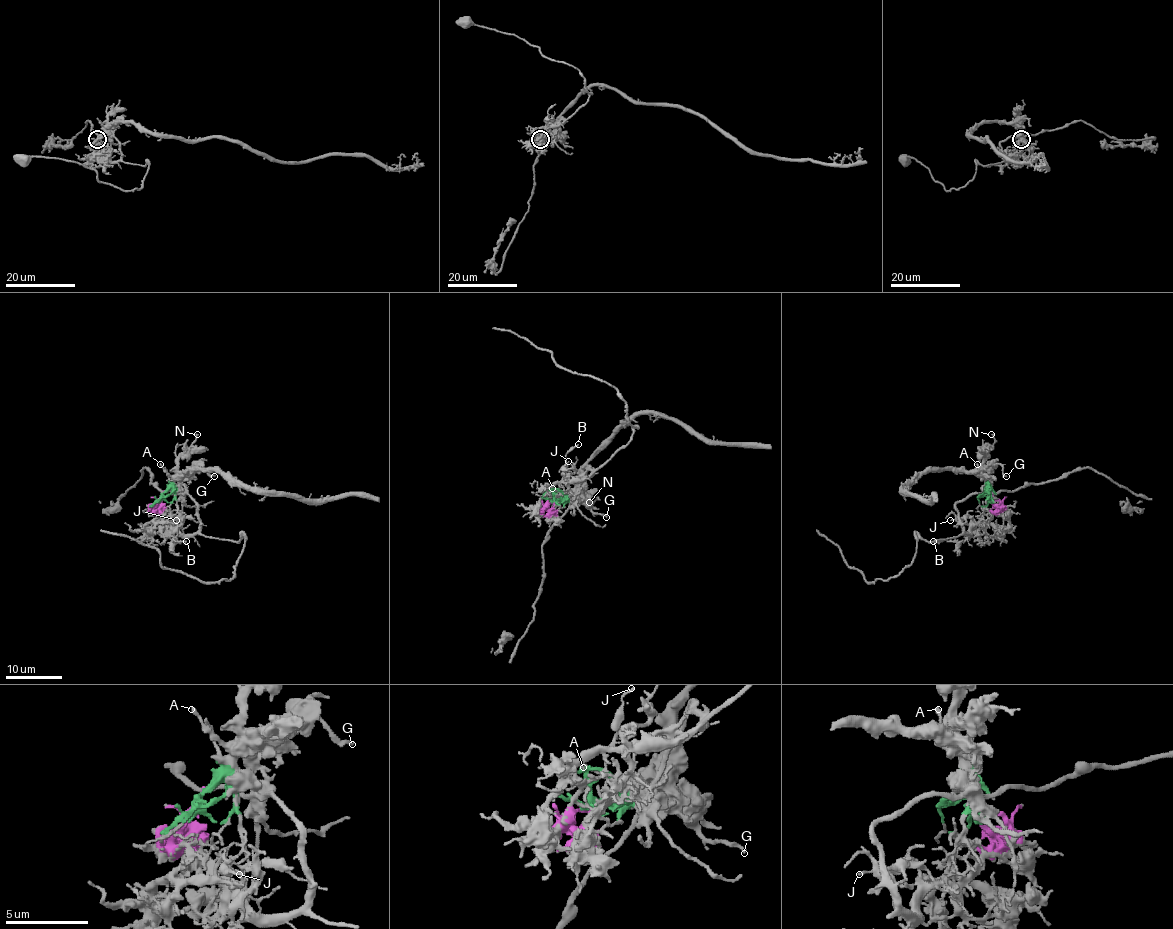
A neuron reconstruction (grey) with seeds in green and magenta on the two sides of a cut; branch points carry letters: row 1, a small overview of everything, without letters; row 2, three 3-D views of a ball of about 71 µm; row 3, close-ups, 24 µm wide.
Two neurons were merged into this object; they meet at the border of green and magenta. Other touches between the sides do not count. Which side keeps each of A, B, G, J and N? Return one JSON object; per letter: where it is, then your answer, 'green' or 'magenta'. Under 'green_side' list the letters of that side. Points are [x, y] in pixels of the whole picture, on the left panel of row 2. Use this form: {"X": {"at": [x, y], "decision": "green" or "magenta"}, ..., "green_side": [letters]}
{"A": {"at": [160, 464], "decision": "green"}, "B": {"at": [186, 541], "decision": "magenta"}, "G": {"at": [214, 476], "decision": "green"}, "J": {"at": [176, 520], "decision": "magenta"}, "N": {"at": [197, 434], "decision": "green"}, "green_side": ["A", "G", "N"]}

